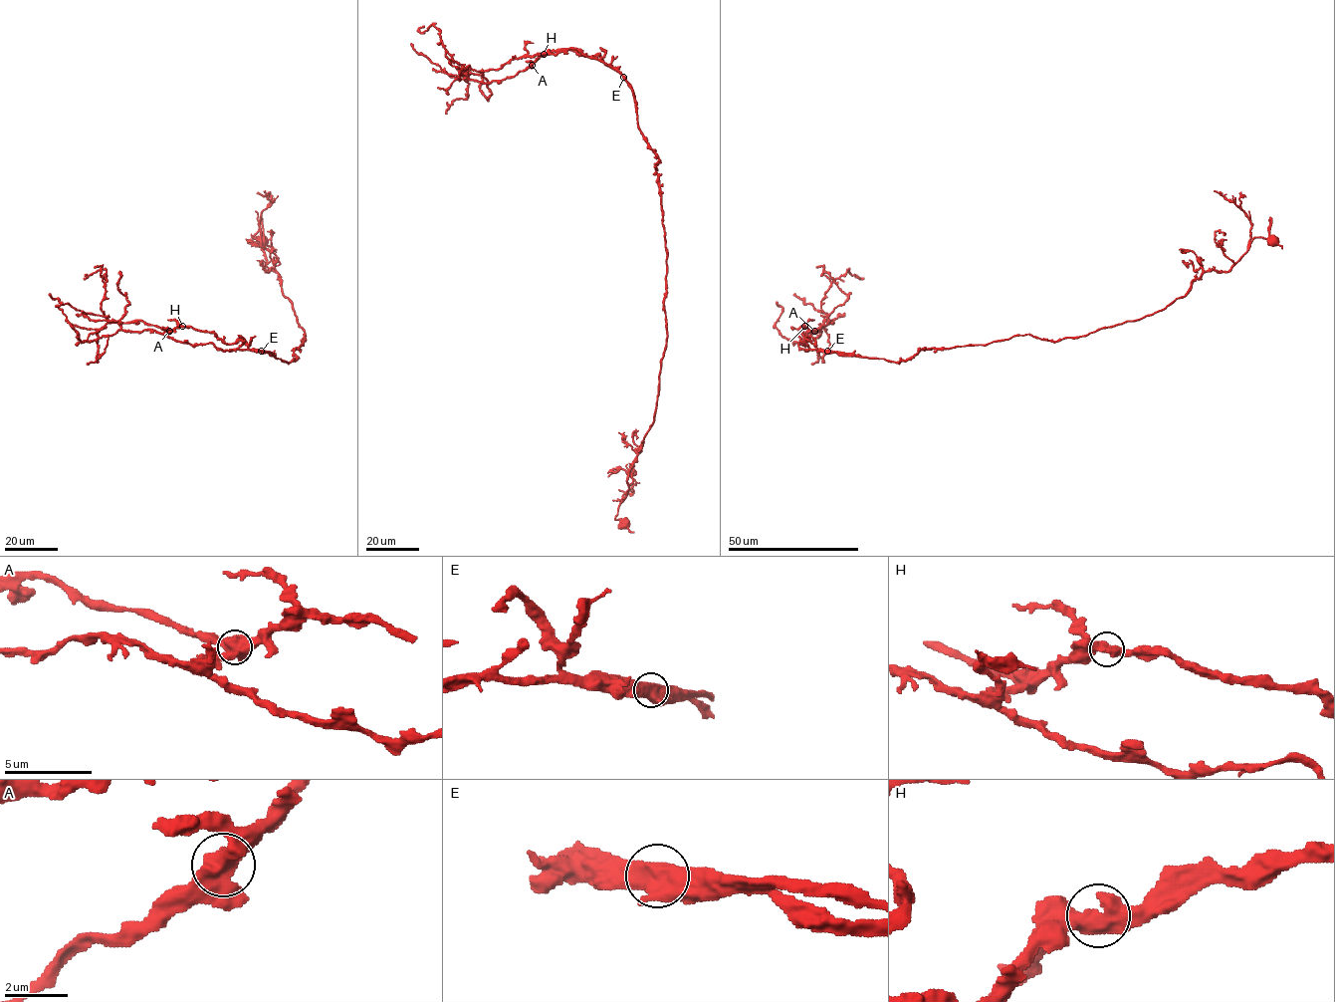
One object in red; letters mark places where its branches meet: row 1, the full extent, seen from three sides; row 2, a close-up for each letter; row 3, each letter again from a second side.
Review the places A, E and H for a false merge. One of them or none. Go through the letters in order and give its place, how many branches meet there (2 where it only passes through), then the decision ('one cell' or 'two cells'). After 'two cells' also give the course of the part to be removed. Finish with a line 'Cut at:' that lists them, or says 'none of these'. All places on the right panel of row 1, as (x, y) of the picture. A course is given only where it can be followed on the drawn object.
A: at (814, 331); 2 branches meet; one cell
E: at (827, 351); 2 branches meet; two cells; foreign part runs (827, 351), (812, 338), (805, 344), (799, 330), (833, 323), (821, 301), (835, 279), (849, 269), (863, 279)
H: at (804, 326); 2 branches meet; one cell
Cut at: E

